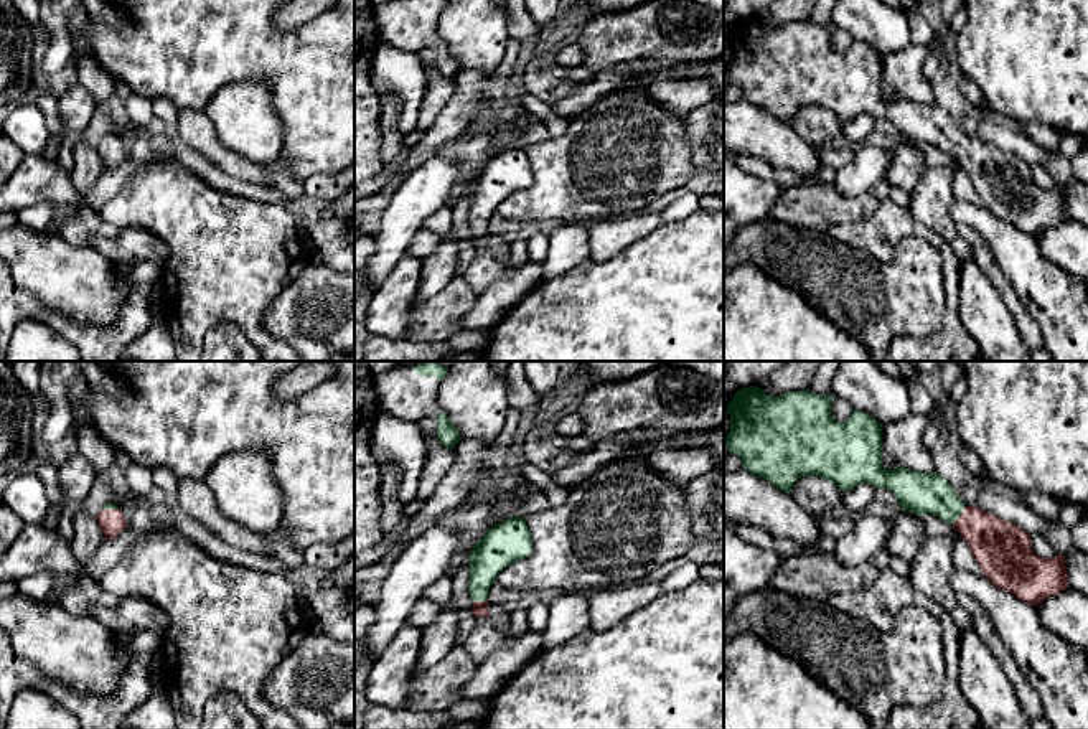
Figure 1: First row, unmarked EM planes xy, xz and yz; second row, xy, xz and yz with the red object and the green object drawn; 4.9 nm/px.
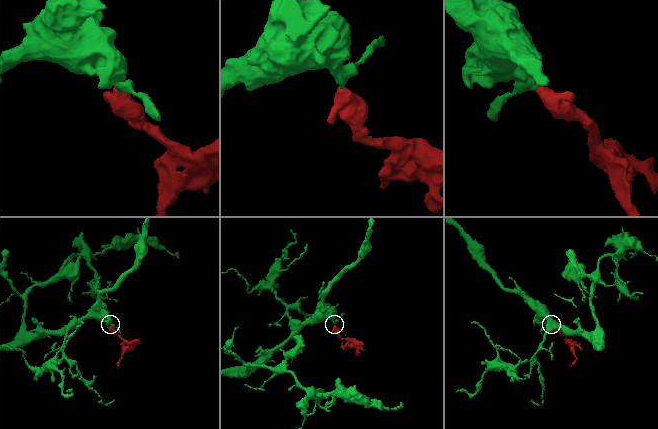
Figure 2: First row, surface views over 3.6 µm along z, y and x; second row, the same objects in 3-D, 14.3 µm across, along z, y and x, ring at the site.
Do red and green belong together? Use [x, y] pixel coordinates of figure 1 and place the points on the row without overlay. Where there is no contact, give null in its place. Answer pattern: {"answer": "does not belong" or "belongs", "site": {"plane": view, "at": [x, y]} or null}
{"answer": "belongs", "site": {"plane": "yz", "at": [960, 145]}}

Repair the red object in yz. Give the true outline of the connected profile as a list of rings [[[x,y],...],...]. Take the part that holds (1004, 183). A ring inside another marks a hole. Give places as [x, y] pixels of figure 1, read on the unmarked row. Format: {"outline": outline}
{"outline": [[[757,16],[739,20],[727,36],[730,61],[725,74],[730,84],[740,87],[745,101],[786,124],[798,109],[808,106],[823,107],[842,122],[854,120],[862,114],[887,119],[903,142],[917,147],[933,145],[950,153],[968,173],[982,205],[996,218],[1014,224],[1029,236],[1037,236],[1068,218],[1063,185],[1037,186],[1029,163],[978,137],[966,137],[954,119],[936,102],[923,104],[905,97],[887,101],[882,94],[882,54],[857,40],[846,53],[837,53],[831,46],[831,36],[832,26],[816,25],[809,20],[780,26],[765,25]]]}

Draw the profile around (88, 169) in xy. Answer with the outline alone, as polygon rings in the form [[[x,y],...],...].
[[[81,139],[74,145],[74,167],[69,175],[79,195],[84,196],[104,173],[106,167],[97,150]]]

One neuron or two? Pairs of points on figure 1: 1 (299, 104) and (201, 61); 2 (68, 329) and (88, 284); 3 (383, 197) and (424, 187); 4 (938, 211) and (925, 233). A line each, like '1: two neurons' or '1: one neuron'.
1: one neuron
2: two neurons
3: two neurons
4: two neurons

